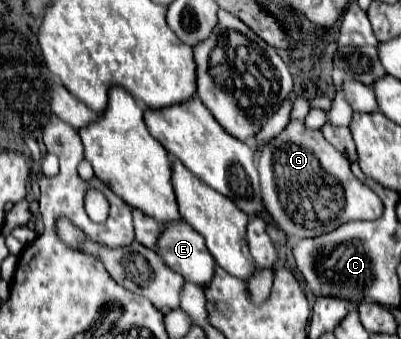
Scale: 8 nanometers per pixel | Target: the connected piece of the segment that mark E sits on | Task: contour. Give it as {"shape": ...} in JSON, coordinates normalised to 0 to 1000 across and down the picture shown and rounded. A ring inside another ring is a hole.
{"shape":[[[459,649],[444,661],[404,661],[394,696],[394,749],[409,779],[454,808],[459,826],[514,844],[534,808],[534,761],[519,743],[509,702]]]}

